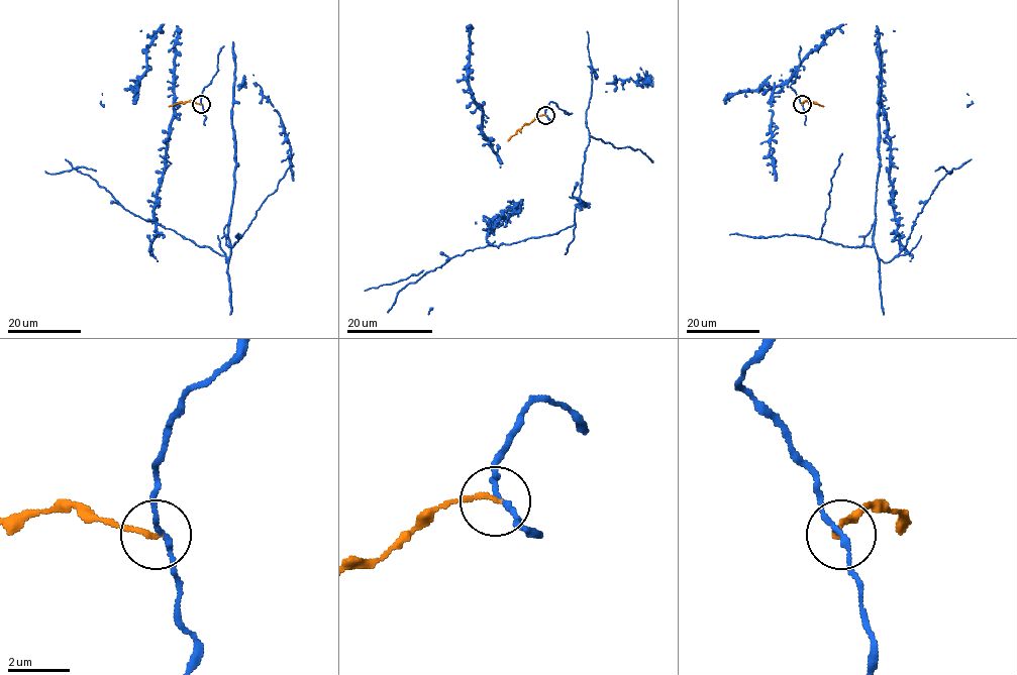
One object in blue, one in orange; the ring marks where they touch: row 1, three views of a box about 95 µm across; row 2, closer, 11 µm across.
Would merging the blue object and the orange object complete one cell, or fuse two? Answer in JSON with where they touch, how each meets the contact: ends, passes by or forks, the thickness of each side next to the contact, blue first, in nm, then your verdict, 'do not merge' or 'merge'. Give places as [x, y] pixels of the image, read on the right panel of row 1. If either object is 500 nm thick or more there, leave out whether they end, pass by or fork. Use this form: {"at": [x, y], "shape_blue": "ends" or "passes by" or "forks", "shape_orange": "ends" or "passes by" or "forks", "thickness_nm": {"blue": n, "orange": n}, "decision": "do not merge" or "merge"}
{"at": [802, 104], "shape_blue": "passes by", "shape_orange": "ends", "thickness_nm": {"blue": 160, "orange": 160}, "decision": "do not merge"}

